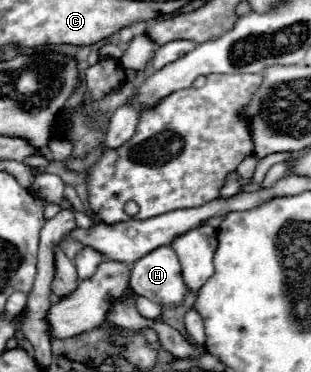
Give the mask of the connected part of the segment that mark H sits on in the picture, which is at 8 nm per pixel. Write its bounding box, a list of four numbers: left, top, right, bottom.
[130,246,188,308]

